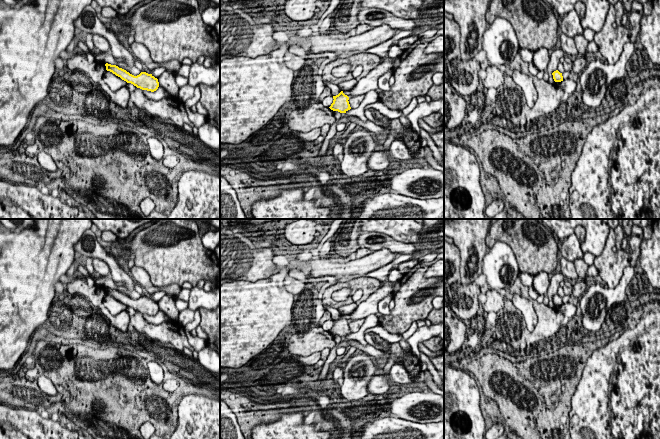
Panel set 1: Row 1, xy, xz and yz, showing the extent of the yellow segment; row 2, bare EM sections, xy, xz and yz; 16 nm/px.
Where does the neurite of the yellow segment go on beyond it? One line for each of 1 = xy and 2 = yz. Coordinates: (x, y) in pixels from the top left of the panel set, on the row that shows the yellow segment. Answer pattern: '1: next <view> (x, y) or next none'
1: next none
2: next none

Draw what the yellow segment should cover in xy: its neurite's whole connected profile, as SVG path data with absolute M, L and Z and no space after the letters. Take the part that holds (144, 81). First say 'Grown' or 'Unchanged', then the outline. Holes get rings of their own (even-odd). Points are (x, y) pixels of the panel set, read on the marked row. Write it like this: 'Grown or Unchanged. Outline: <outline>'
Unchanged. Outline: M106 63L105 66L107 71L112 72L122 80L126 81L127 83L131 83L142 90L154 92L159 87L158 79L155 78L152 74L141 72L139 75L134 76L116 65Z

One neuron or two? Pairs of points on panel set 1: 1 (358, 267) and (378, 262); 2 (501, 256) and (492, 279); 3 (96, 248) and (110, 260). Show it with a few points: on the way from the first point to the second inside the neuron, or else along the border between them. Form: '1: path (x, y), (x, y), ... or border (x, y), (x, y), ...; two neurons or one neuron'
1: path (363, 265), (373, 262); one neuron
2: path (495, 262), (492, 265), (492, 273); one neuron
3: path (99, 251), (107, 257); one neuron

